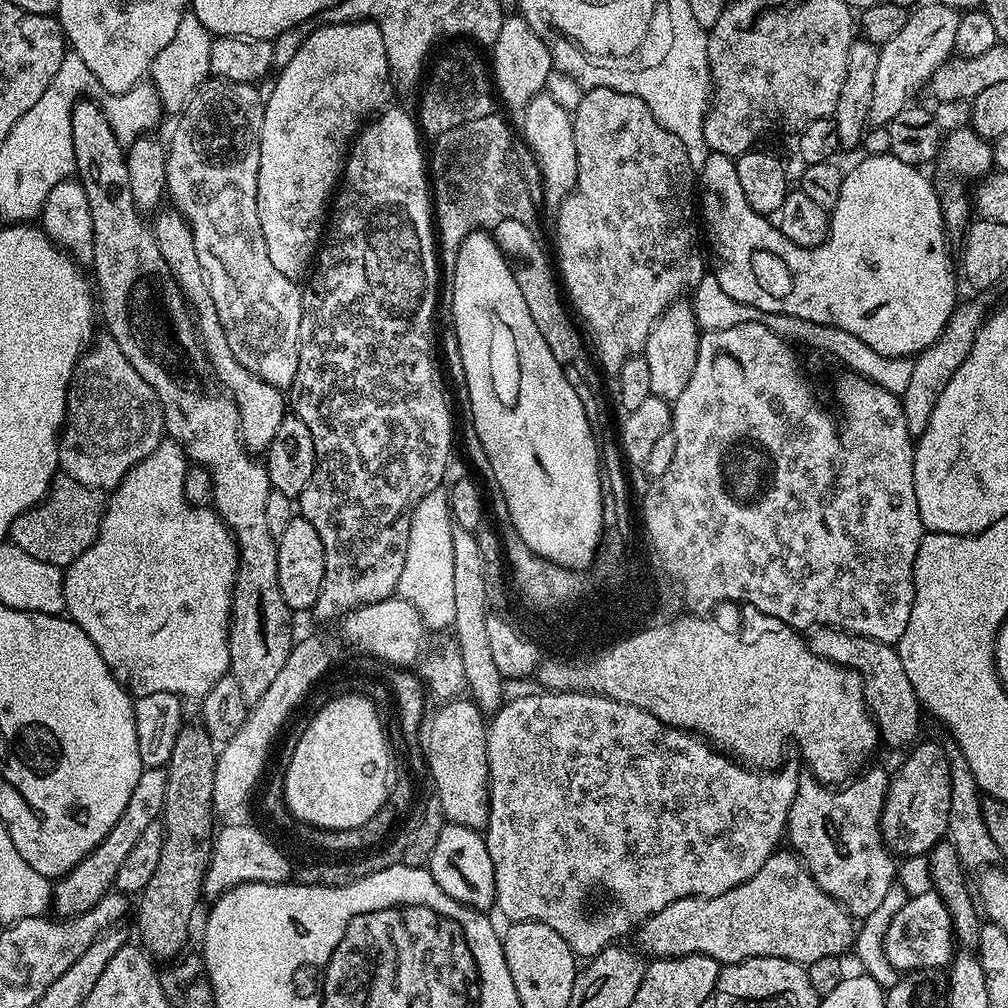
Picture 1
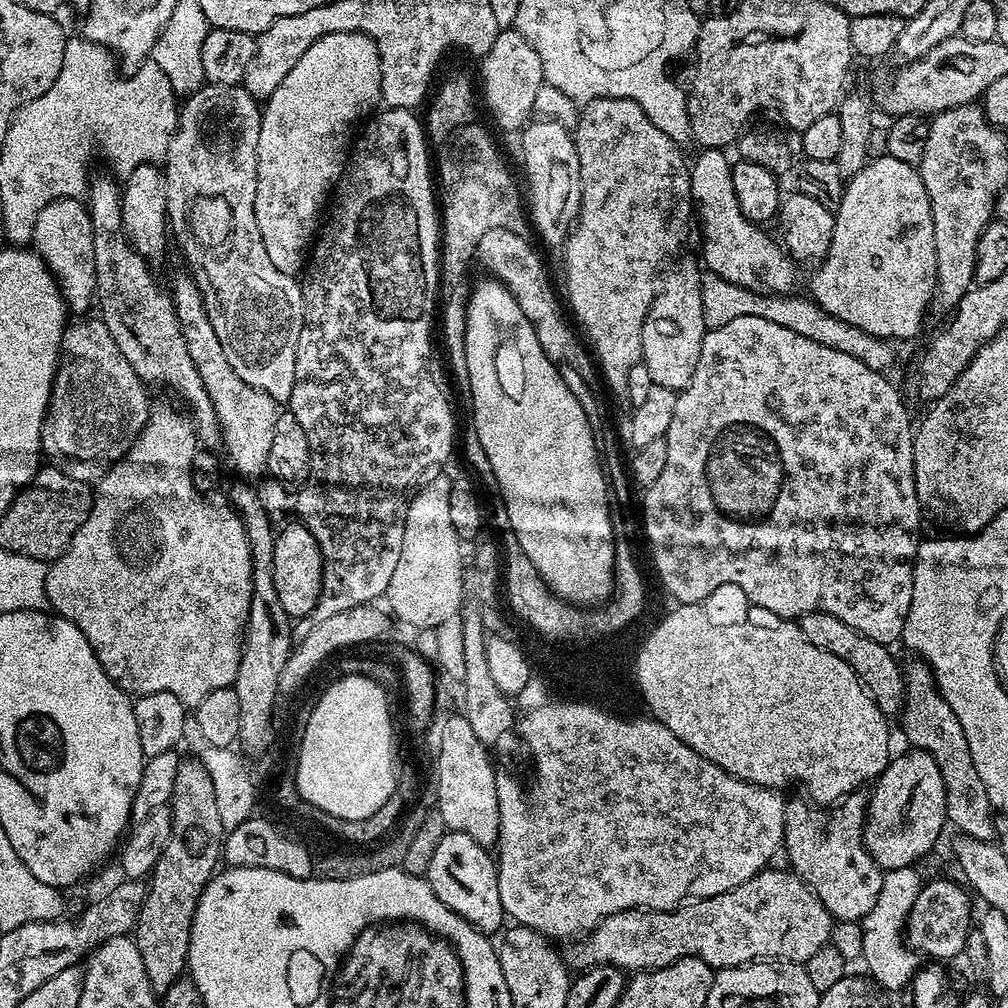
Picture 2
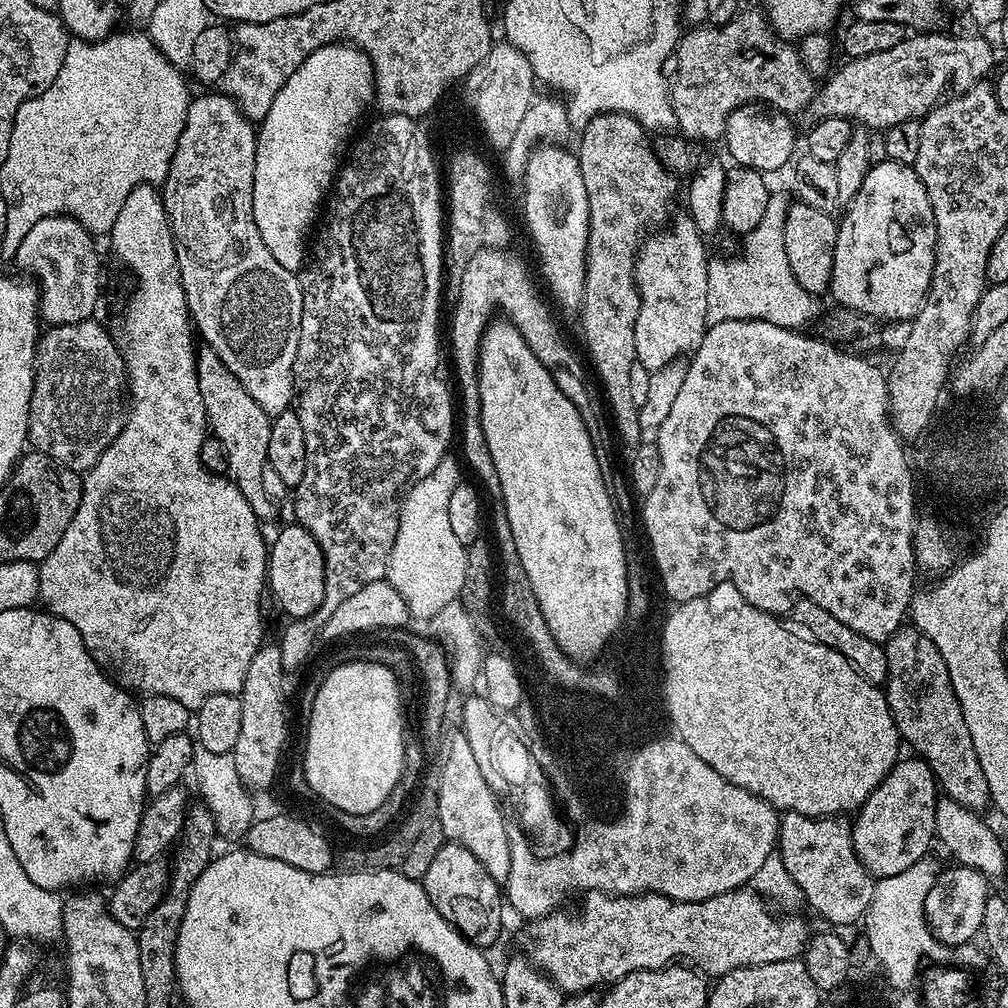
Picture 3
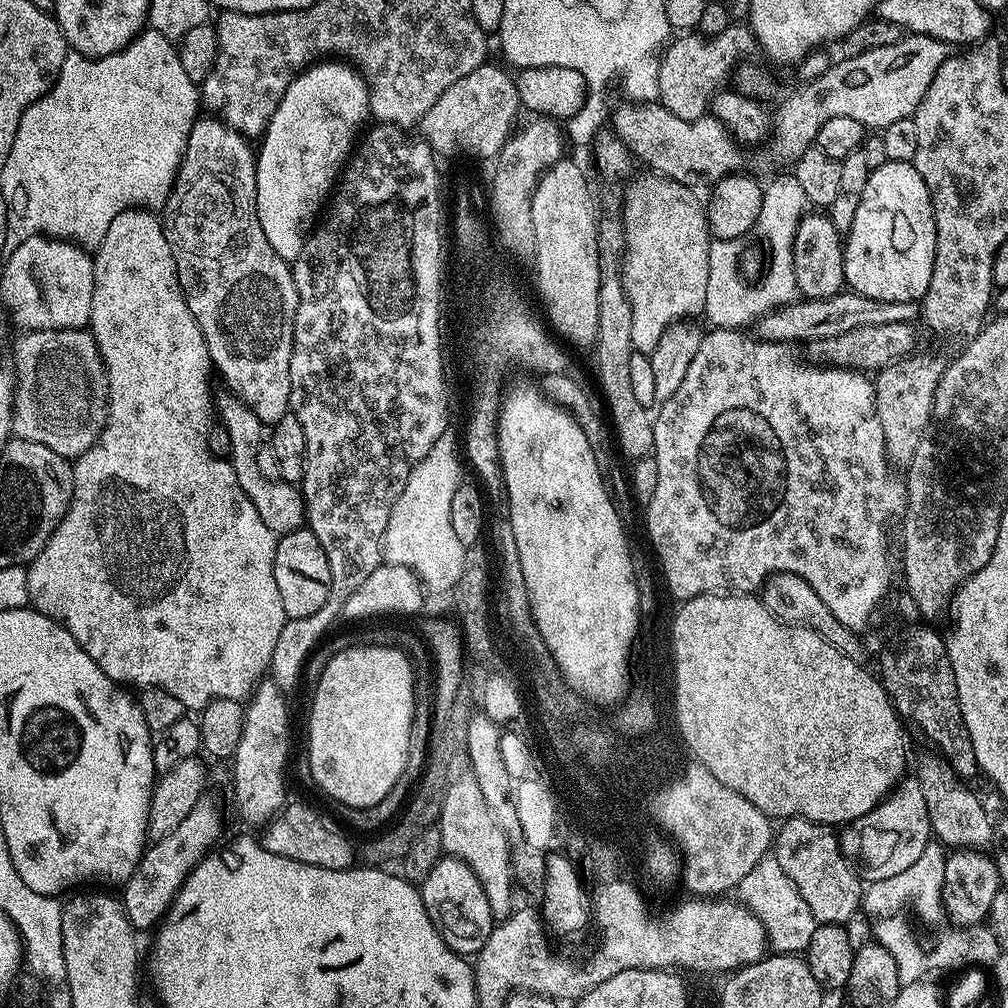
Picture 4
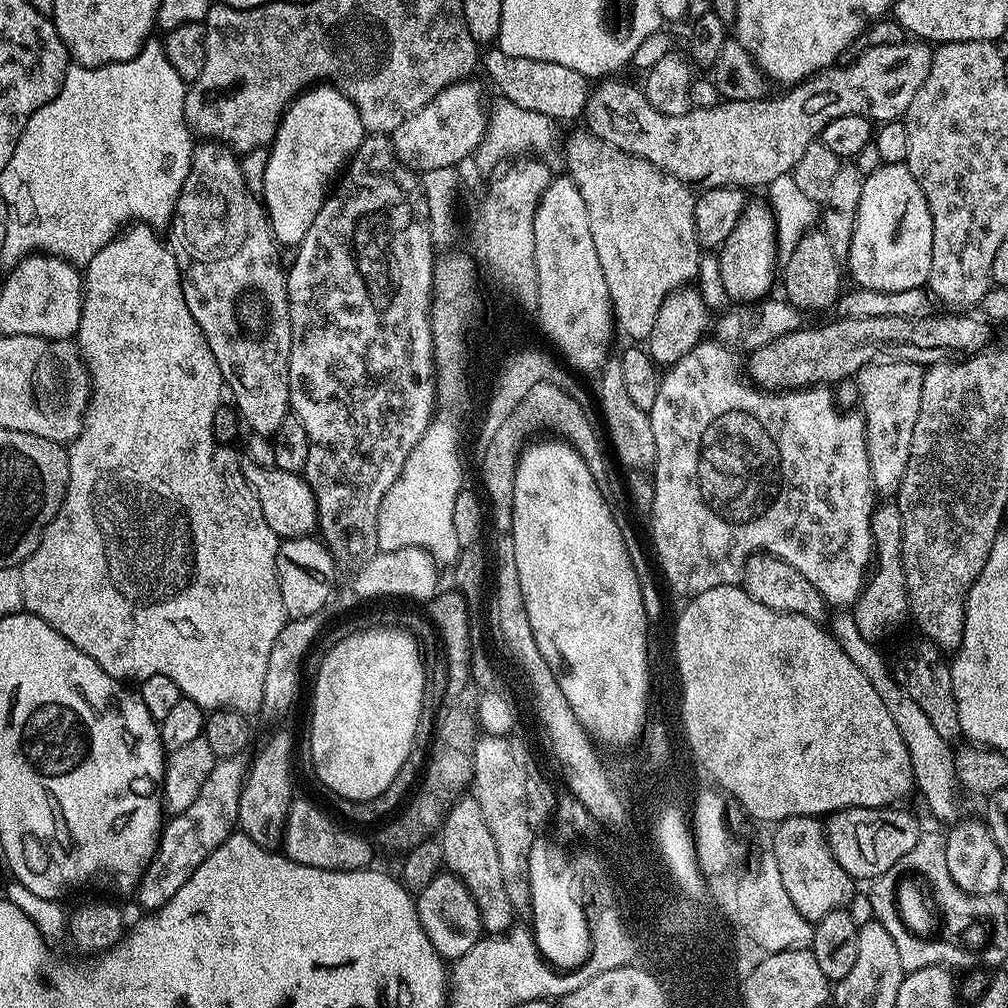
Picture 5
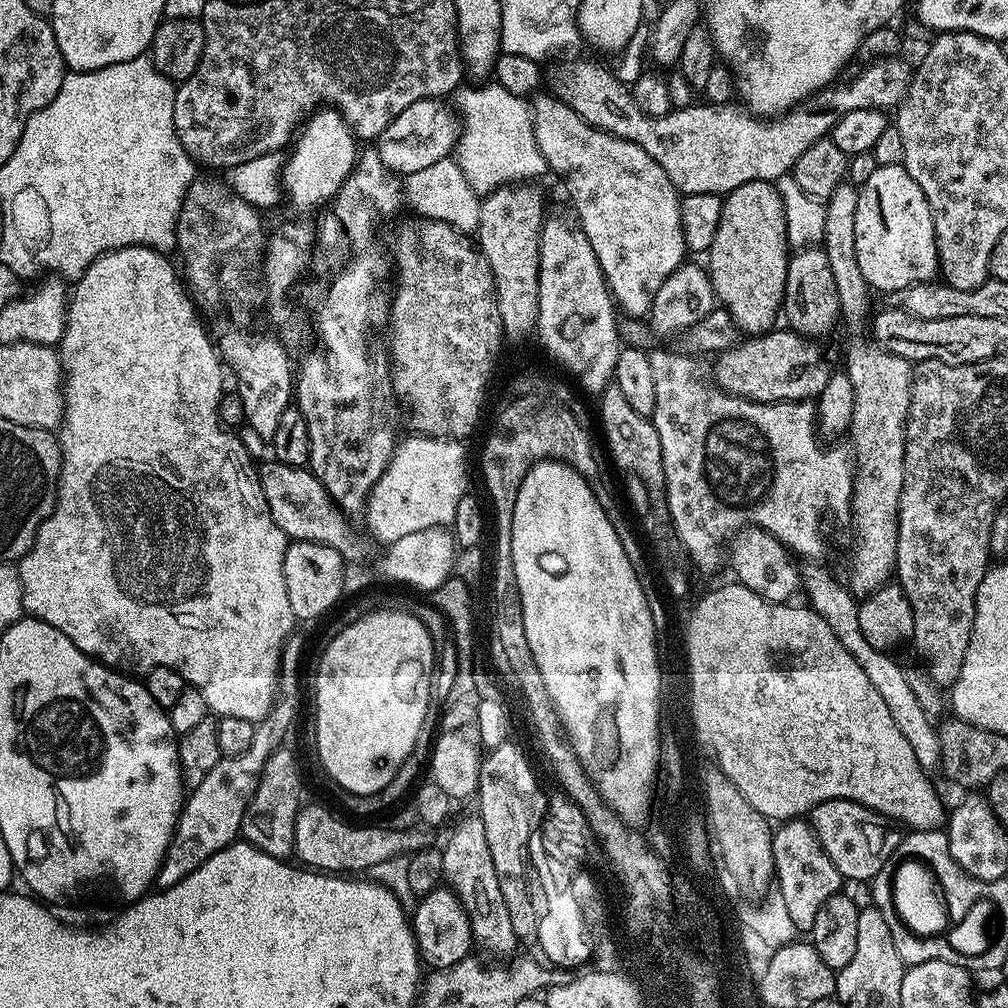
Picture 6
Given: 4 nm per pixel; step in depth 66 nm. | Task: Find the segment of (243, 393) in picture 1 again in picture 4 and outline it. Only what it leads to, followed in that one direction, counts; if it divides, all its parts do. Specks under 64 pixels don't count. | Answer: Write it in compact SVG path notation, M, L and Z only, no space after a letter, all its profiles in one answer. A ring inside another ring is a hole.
M224 390L214 400L215 407L220 408L220 420L222 428L228 433L230 440L230 463L242 490L254 502L254 510L258 510L258 518L266 522L268 529L273 534L283 534L298 530L304 523L304 498L299 487L283 482L267 481L259 476L256 469L256 450L261 447L259 440L262 425L258 417L251 410L236 399L231 392Z

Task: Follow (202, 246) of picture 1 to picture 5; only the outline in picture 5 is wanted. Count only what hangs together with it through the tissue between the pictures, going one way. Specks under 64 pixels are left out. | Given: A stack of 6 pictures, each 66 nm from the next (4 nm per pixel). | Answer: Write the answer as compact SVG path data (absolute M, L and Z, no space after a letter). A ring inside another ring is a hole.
M200 142L193 147L190 174L178 194L170 221L172 233L166 236L166 240L178 262L186 306L194 322L198 322L204 332L210 354L214 354L214 362L218 362L227 391L232 391L231 399L239 412L239 419L245 425L248 423L252 432L271 438L290 414L288 359L292 327L288 313L286 268L283 263L280 265L281 249L272 237L263 203L255 191L252 193L248 189L244 172L236 160L239 160L237 153L225 144Z

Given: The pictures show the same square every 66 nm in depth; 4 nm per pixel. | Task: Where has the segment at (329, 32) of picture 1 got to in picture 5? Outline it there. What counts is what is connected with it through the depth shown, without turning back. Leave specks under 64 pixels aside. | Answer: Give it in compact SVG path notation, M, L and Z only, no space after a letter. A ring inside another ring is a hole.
M321 82L309 86L289 104L280 119L276 137L267 149L264 181L259 188L268 225L277 245L299 246L302 238L306 238L306 230L310 230L318 210L329 195L330 185L352 159L365 135L360 112L351 98L335 84Z

